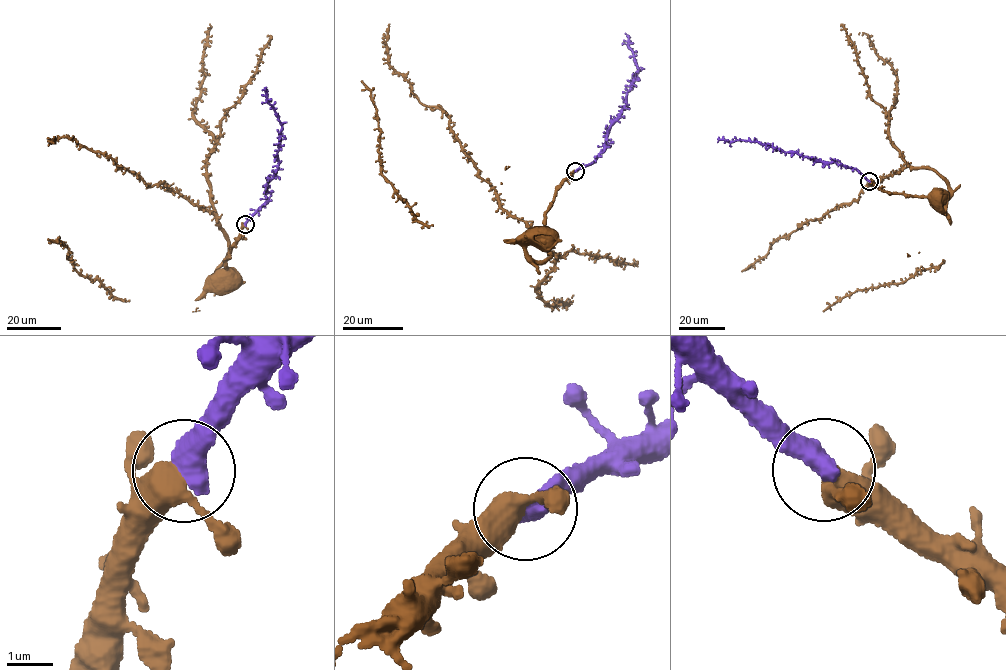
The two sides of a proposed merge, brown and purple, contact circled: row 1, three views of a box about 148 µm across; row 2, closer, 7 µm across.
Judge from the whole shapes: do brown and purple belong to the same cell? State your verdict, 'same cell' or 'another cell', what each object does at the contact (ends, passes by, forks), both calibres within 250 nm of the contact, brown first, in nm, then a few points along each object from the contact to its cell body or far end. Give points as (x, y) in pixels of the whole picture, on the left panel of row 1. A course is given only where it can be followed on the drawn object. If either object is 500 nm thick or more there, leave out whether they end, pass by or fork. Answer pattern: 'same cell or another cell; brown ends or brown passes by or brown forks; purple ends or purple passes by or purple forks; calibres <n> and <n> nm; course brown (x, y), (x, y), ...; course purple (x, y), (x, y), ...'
same cell; calibres 440 and 550 nm; course brown (244, 224), (230, 255), (225, 260), (227, 269), (220, 271), (212, 282); course purple (245, 224), (266, 201), (266, 183), (278, 164), (281, 125), (264, 90), (261, 90)

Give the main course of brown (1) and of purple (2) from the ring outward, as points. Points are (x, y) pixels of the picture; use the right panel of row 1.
1: (869, 181), (883, 190), (935, 199), (941, 206)
2: (869, 181), (855, 169), (835, 162), (822, 162), (756, 142), (717, 142)

